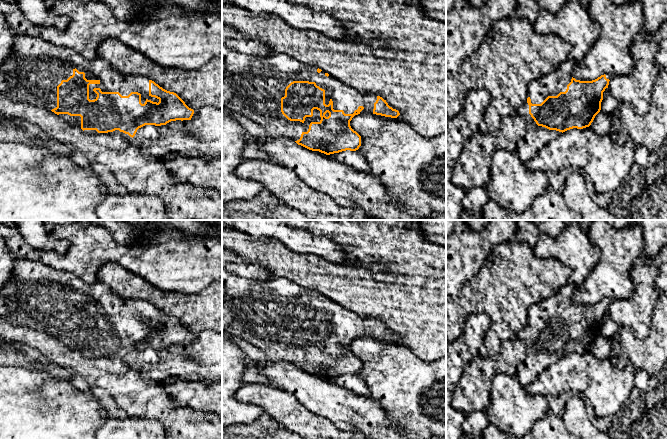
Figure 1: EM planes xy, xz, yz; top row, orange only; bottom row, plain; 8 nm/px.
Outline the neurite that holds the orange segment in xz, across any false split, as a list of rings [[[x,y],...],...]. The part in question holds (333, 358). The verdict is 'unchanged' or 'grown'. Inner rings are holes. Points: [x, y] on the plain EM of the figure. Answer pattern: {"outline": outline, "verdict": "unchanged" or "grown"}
{"outline": [[[222,268],[222,285],[226,290],[226,295],[222,296],[222,331],[257,347],[269,359],[287,361],[312,375],[330,379],[346,374],[358,374],[361,370],[361,360],[350,350],[355,339],[373,337],[391,342],[400,339],[399,335],[390,331],[382,321],[361,317],[321,293],[304,288],[285,277],[254,280],[231,274]]], "verdict": "grown"}

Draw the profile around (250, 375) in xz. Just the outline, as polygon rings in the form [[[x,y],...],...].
[[[248,368],[242,375],[243,383],[256,383],[272,386],[269,380],[256,369]]]

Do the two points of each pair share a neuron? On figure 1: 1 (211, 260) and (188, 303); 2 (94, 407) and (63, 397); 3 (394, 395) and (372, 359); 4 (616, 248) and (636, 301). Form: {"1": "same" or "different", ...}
{"1": "different", "2": "same", "3": "same", "4": "different"}

